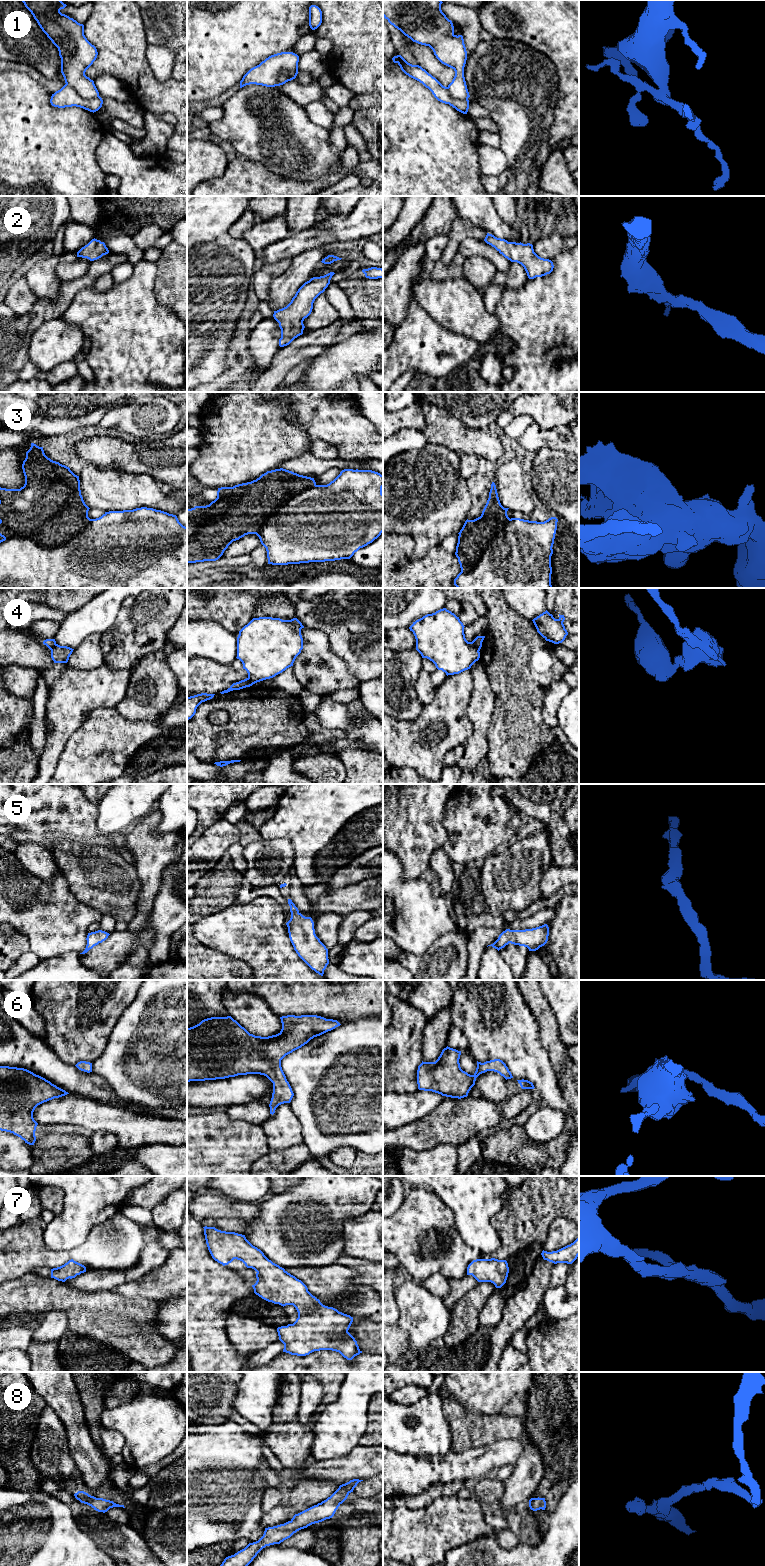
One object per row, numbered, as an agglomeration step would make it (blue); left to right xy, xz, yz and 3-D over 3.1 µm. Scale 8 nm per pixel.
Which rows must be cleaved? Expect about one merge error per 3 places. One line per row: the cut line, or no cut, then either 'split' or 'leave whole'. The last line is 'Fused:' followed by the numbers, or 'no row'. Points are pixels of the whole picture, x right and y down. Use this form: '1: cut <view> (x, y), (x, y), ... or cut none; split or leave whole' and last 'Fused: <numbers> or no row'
1: cut xy (65, 84), (68, 84), (85, 98), (99, 96); split
2: cut none; leave whole
3: cut xy (91, 519), (79, 533), (51, 547), (28, 538), (4, 538); split
4: cut yz (471, 642), (479, 650); split
5: cut none; leave whole
6: cut none; leave whole
7: cut none; leave whole
8: cut none; leave whole
Fused: 1, 3, 4

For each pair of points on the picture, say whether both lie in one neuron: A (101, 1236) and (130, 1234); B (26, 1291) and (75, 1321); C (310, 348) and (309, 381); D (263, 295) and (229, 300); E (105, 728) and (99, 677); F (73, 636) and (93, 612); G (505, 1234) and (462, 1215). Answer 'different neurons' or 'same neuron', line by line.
A: same neuron
B: same neuron
C: different neurons
D: different neurons
E: different neurons
F: same neuron
G: different neurons

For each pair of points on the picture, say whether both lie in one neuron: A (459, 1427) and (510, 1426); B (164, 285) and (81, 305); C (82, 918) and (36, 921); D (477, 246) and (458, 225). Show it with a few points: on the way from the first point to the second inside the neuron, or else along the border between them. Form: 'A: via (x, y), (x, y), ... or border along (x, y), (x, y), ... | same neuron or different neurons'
A: via (472, 1429), (497, 1427) | same neuron
B: border along (155, 264), (154, 296), (161, 304), (167, 307) | different neurons
C: via (71, 923), (47, 921) | same neuron
D: border along (483, 240), (465, 238), (457, 252) | different neurons

